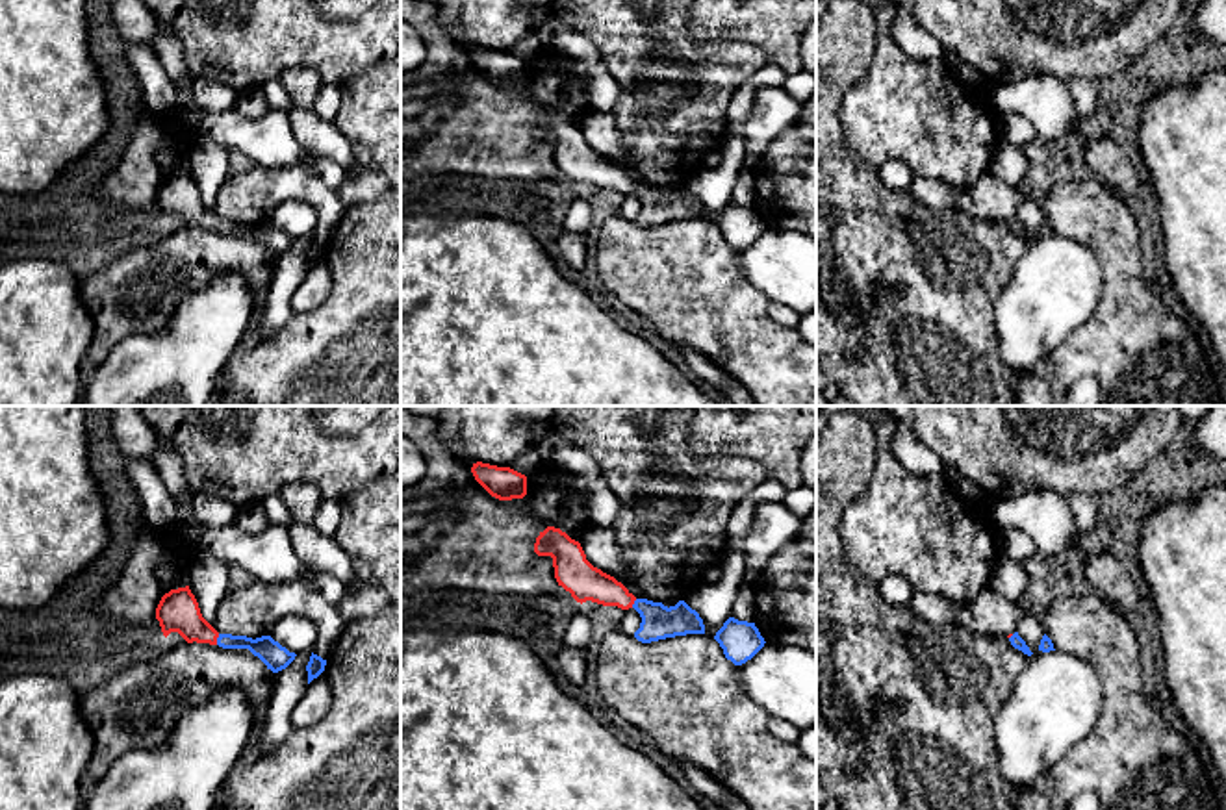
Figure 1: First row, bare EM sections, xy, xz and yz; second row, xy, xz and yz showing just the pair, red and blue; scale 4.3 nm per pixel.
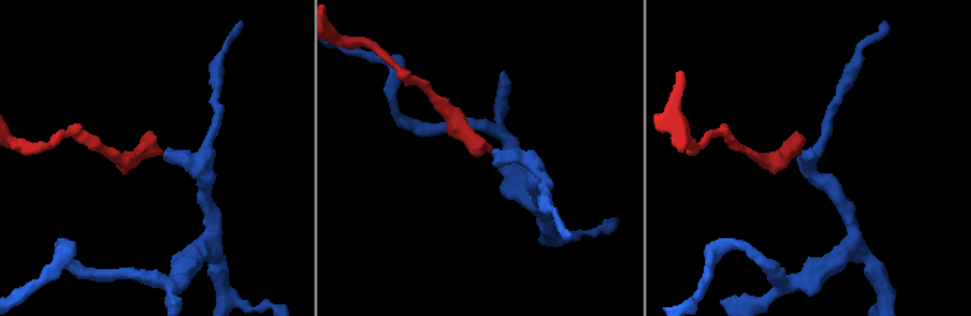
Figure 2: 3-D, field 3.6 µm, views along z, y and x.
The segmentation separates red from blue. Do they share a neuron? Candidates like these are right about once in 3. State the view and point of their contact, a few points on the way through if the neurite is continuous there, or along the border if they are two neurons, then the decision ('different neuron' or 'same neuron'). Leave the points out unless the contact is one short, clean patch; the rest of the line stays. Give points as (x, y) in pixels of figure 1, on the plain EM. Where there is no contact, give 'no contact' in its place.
contact xy (216, 225); way xy (178, 195), (197, 214), (216, 225), (247, 227), (271, 238); same neuron

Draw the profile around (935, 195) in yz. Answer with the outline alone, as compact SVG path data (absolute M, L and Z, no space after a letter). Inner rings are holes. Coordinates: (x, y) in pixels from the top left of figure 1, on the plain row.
M914 176L907 191L913 200L935 211L951 209L959 193L957 187L926 176Z

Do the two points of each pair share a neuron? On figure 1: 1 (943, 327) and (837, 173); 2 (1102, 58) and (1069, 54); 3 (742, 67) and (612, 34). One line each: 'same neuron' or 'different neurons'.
1: same neuron
2: same neuron
3: same neuron

